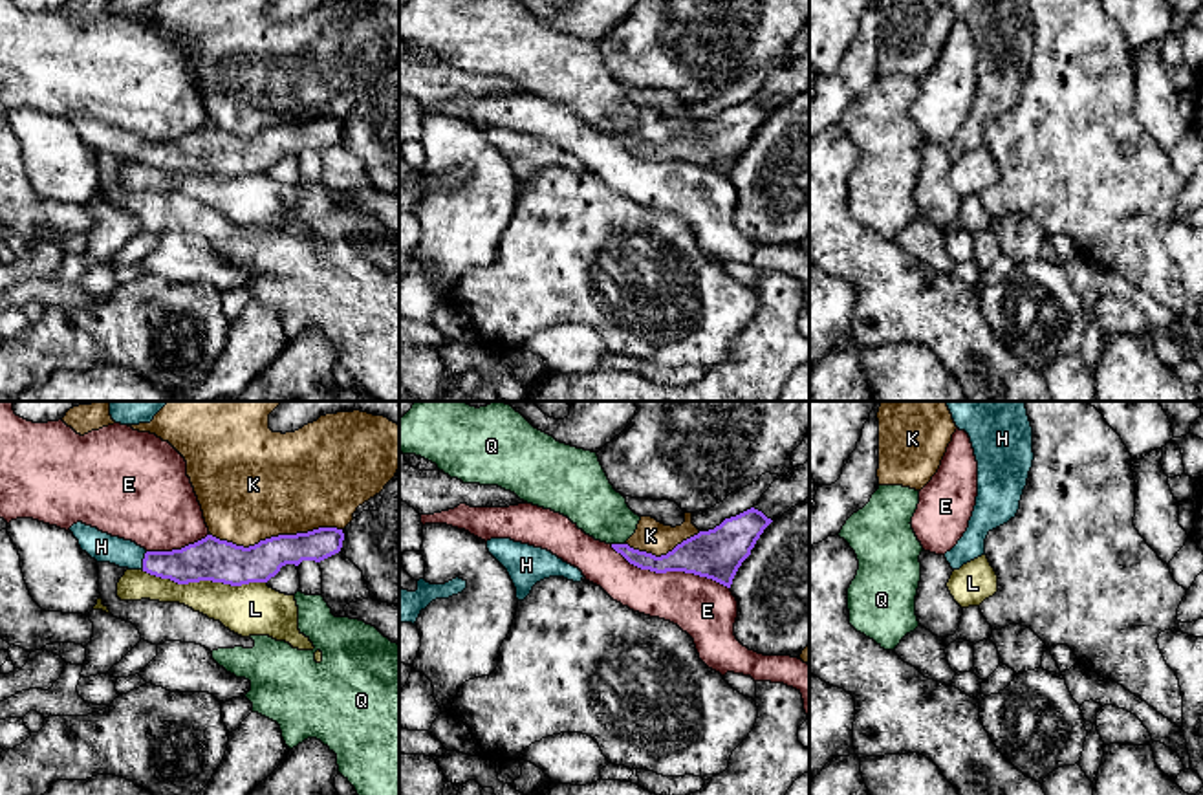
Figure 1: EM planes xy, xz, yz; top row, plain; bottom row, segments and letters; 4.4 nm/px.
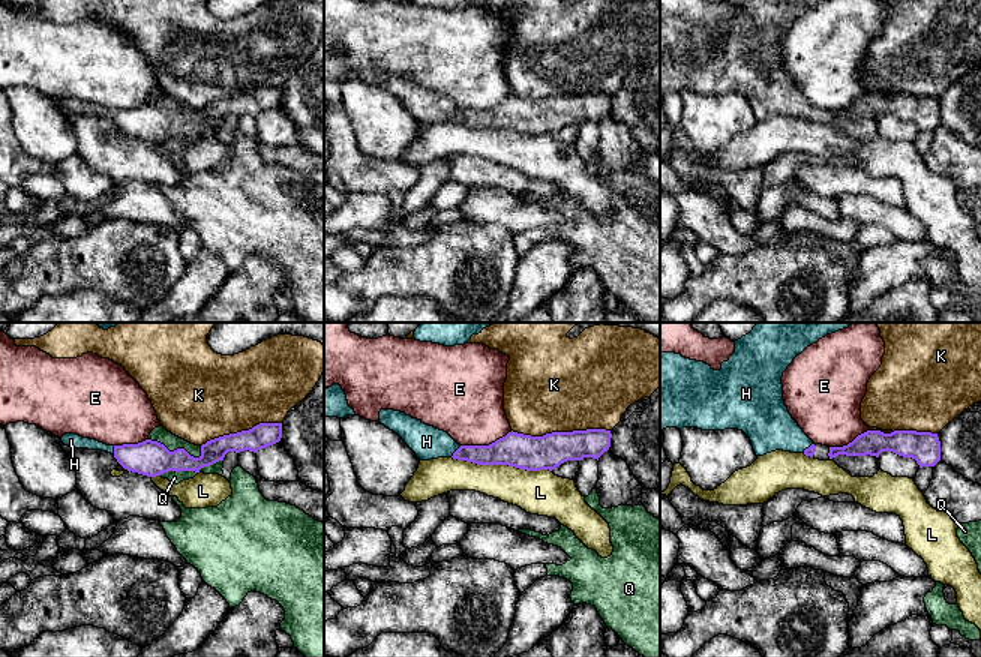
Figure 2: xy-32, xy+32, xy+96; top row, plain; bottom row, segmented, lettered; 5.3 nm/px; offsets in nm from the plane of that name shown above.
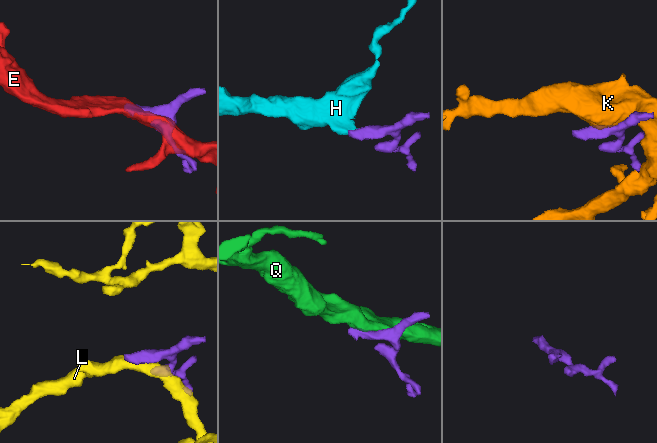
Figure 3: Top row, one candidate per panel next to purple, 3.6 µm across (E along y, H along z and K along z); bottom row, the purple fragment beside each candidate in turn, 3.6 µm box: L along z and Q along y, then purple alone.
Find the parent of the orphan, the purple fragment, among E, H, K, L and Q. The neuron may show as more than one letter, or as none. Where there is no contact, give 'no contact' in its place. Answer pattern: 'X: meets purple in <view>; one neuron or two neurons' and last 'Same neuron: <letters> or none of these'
E: meets purple in xz; two neurons
H: meets purple in xy; one neuron
K: meets purple in xy; two neurons
L: meets purple in xy; two neurons
Q: meets purple in xz; two neurons
Same neuron: H

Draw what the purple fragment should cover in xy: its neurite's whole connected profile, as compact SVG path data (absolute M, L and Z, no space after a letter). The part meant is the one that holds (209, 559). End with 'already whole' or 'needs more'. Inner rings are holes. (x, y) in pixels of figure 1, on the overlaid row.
M77 522L70 528L97 562L143 570L178 584L212 581L231 586L267 583L282 566L302 561L320 562L341 551L344 533L337 528L319 528L308 533L278 535L244 548L212 535L172 551L146 551L132 540L112 537L97 528Z; needs more

